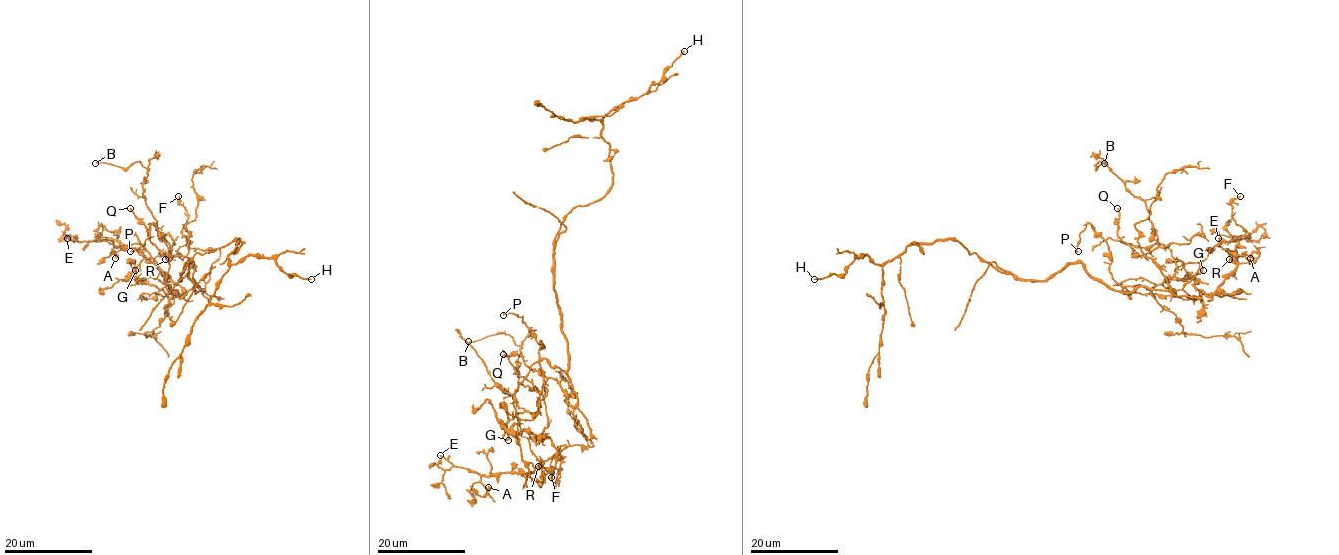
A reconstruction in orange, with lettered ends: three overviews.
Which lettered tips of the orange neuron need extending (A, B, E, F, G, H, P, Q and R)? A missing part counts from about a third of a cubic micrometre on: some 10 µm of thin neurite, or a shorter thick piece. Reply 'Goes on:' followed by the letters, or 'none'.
Goes on: none

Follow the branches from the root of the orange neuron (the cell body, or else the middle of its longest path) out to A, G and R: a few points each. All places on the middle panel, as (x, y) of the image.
A: (563, 335), (568, 368), (541, 358), (539, 408), (505, 425), (557, 451), (529, 473), (482, 476), (488, 487)
G: (563, 335), (568, 368), (539, 360), (539, 408), (507, 422), (508, 440)
R: (563, 335), (569, 381), (577, 398), (572, 414), (593, 445), (566, 446), (552, 457), (548, 471), (538, 466)

